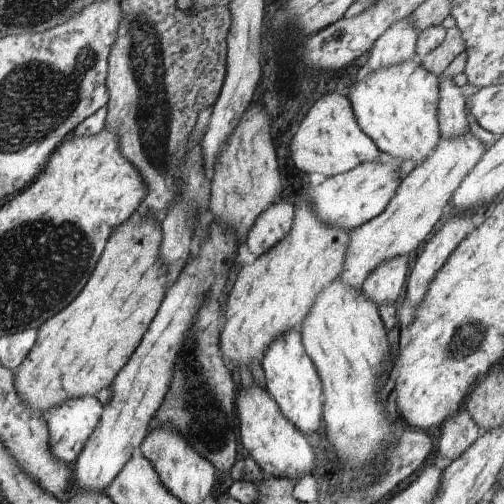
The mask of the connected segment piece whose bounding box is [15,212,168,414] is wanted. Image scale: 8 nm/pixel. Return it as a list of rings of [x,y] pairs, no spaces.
[[[138,213],[144,221],[135,224],[128,219],[115,229],[116,232],[114,230],[80,294],[37,329],[34,346],[15,370],[15,387],[25,405],[46,414],[48,409],[62,406],[70,399],[95,396],[99,390],[110,386],[139,346],[165,297],[168,278],[160,256],[161,222]]]

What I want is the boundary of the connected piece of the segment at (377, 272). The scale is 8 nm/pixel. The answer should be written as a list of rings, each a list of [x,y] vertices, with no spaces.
[[[398,255],[378,265],[366,277],[362,289],[377,306],[398,300],[408,276],[408,255]]]

